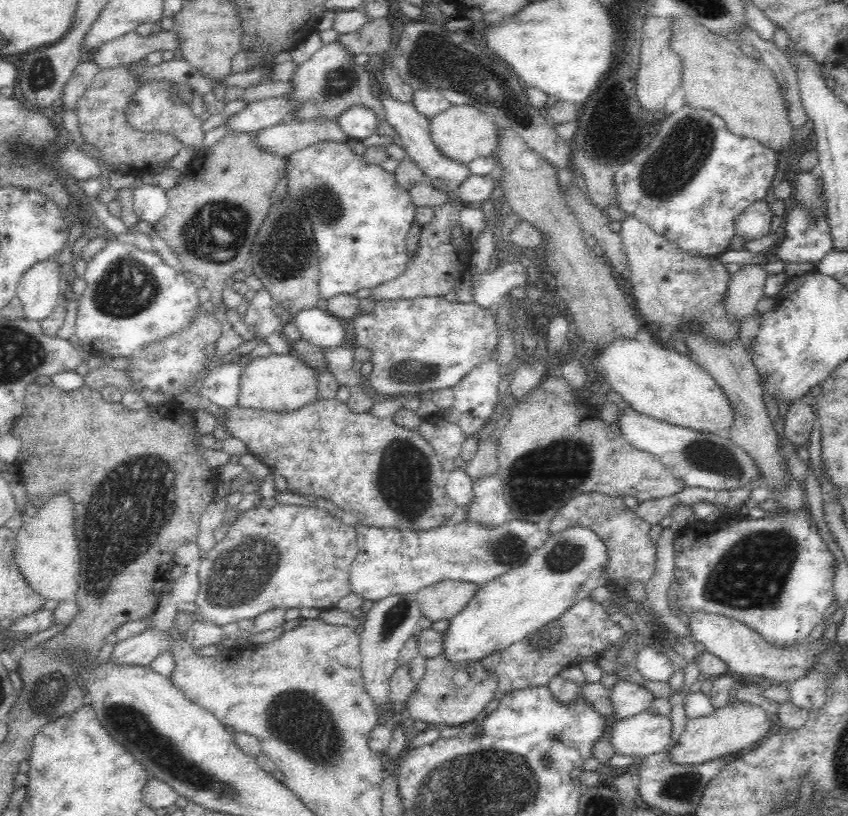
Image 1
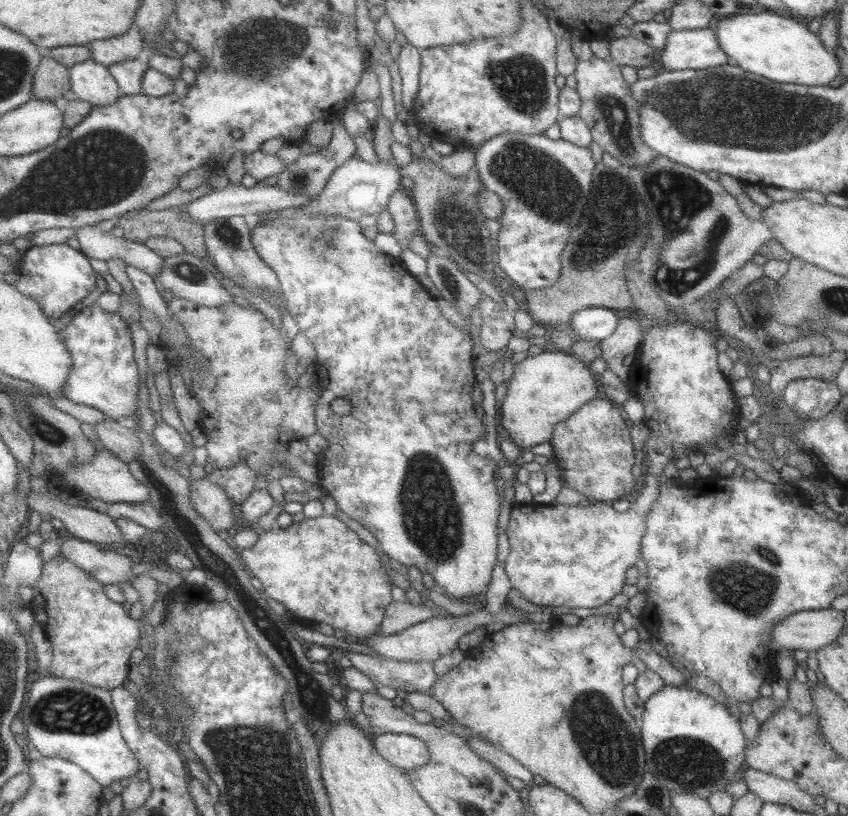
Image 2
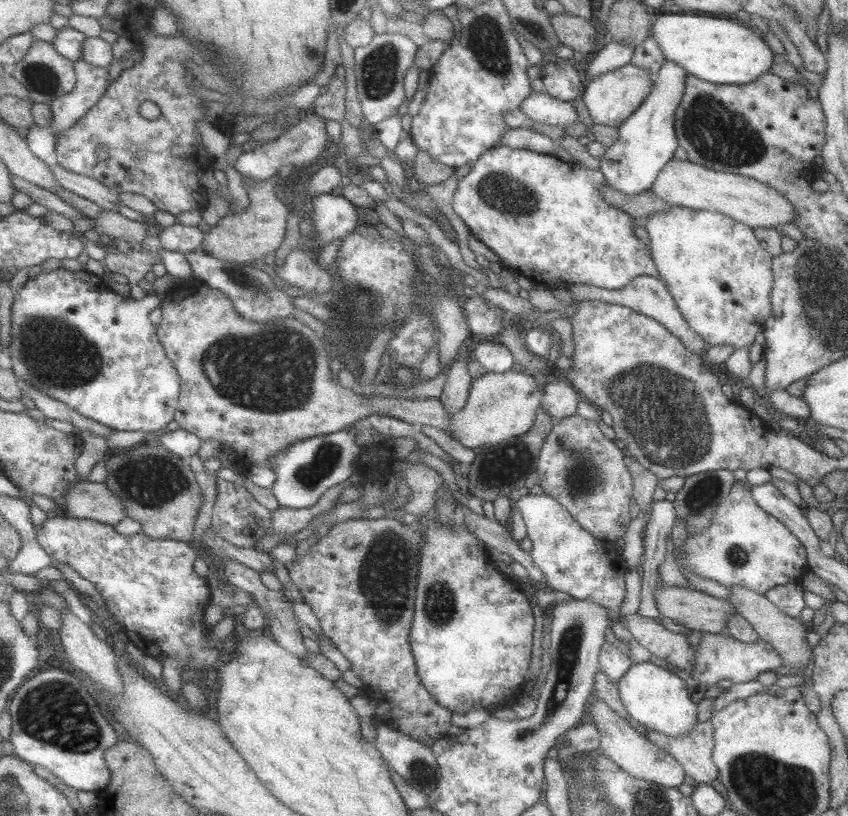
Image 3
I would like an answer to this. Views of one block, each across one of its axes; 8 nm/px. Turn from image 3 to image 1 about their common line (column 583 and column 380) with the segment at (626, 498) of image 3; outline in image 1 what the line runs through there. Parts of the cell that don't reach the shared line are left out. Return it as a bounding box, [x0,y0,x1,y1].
[214,397,458,529]

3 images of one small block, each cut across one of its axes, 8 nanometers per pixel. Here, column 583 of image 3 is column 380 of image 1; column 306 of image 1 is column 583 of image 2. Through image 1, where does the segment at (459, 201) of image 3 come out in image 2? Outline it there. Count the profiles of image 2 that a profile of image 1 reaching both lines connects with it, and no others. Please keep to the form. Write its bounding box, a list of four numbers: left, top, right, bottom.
[475,132,596,290]

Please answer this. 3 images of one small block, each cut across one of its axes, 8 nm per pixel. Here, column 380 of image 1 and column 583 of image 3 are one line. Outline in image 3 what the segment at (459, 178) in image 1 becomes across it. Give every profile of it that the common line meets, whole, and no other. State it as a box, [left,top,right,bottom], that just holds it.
[579,62,653,127]

